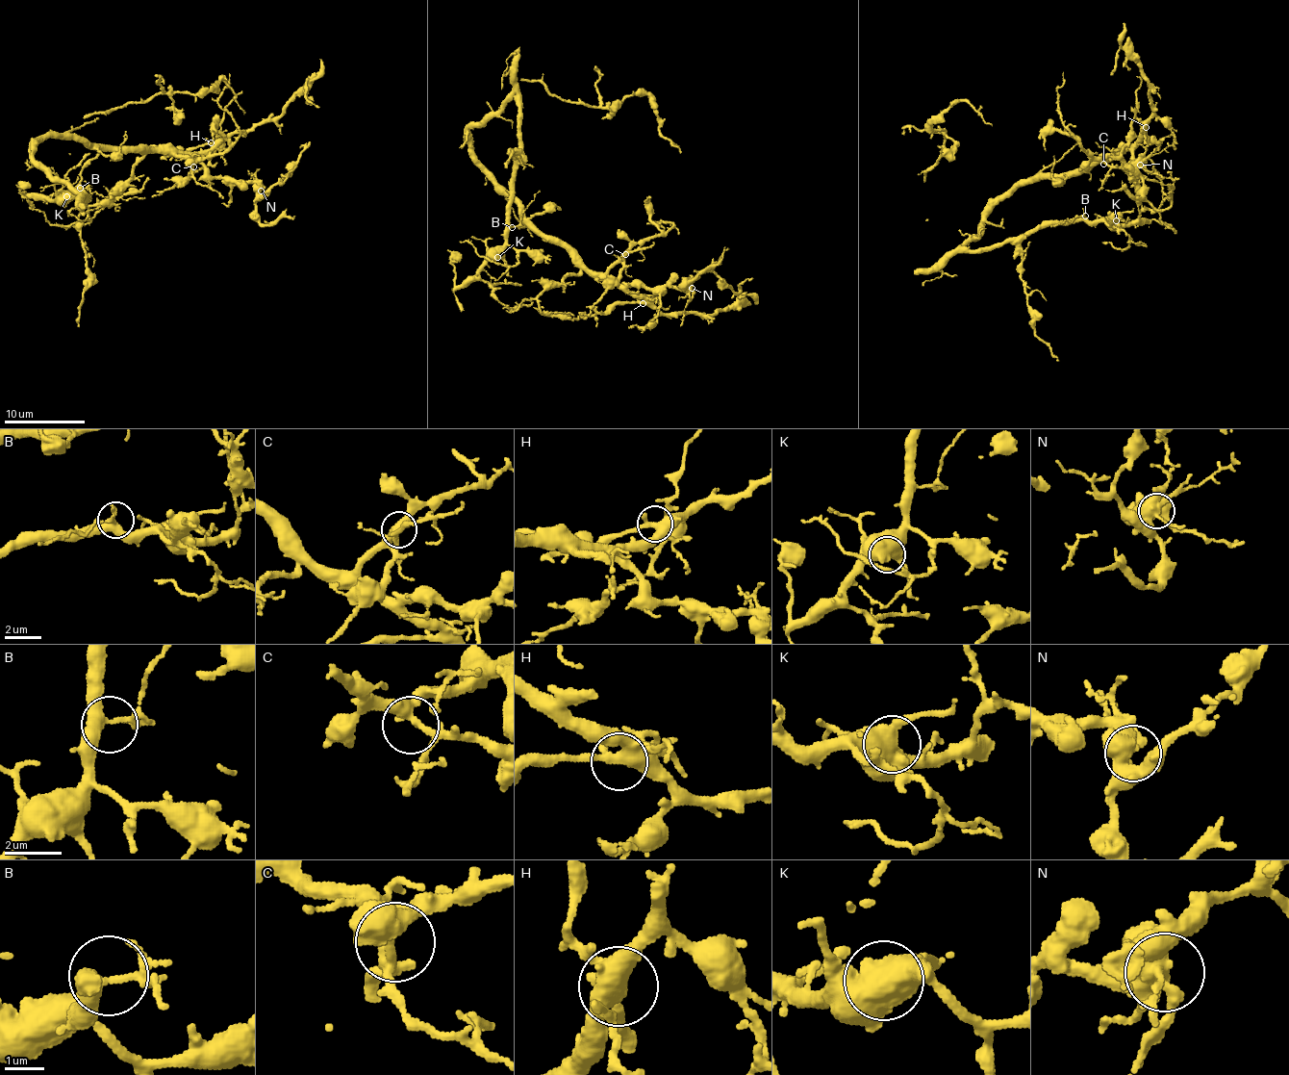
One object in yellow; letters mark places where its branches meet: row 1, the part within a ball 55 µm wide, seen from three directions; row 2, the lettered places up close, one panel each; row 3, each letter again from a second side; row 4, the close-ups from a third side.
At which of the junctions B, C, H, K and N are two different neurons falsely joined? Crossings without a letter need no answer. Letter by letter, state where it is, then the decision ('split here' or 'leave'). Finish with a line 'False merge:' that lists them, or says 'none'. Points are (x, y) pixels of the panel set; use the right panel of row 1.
B: place (1085, 216); leave
C: place (1103, 164); leave
H: place (1146, 127); leave
K: place (1116, 220); leave
N: place (1140, 165); leave
False merge: none

